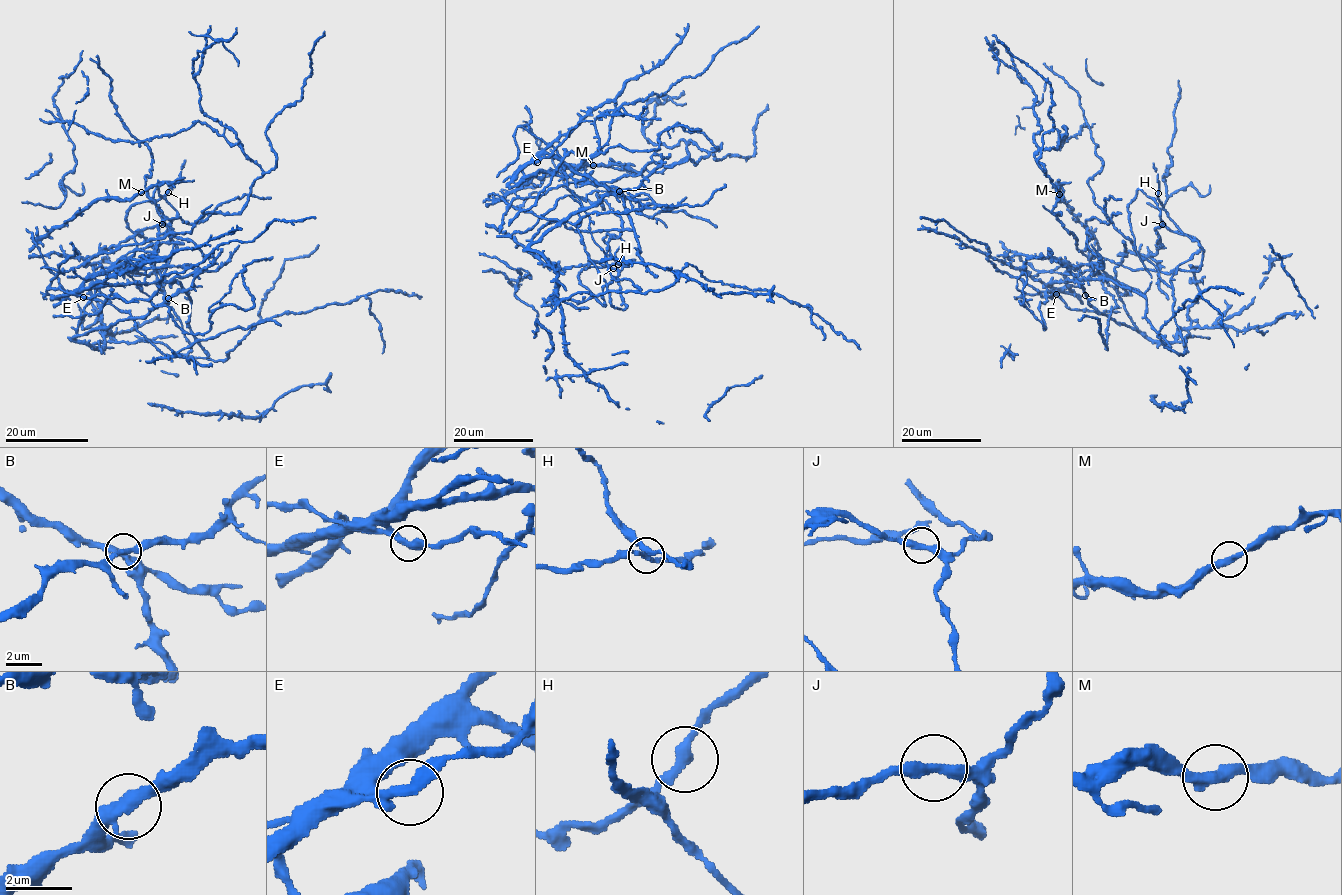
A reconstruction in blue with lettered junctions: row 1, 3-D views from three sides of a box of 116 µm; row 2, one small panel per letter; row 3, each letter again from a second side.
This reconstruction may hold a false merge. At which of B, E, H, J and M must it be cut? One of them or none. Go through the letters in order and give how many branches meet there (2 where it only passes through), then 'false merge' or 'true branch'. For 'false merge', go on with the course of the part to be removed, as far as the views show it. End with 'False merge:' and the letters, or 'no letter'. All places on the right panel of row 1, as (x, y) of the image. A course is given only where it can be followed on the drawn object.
B: branches 2; true branch
E: branches 2; true branch
H: branches 2; true branch
J: branches 2; true branch
M: branches 2; true branch
False merge: no letter

